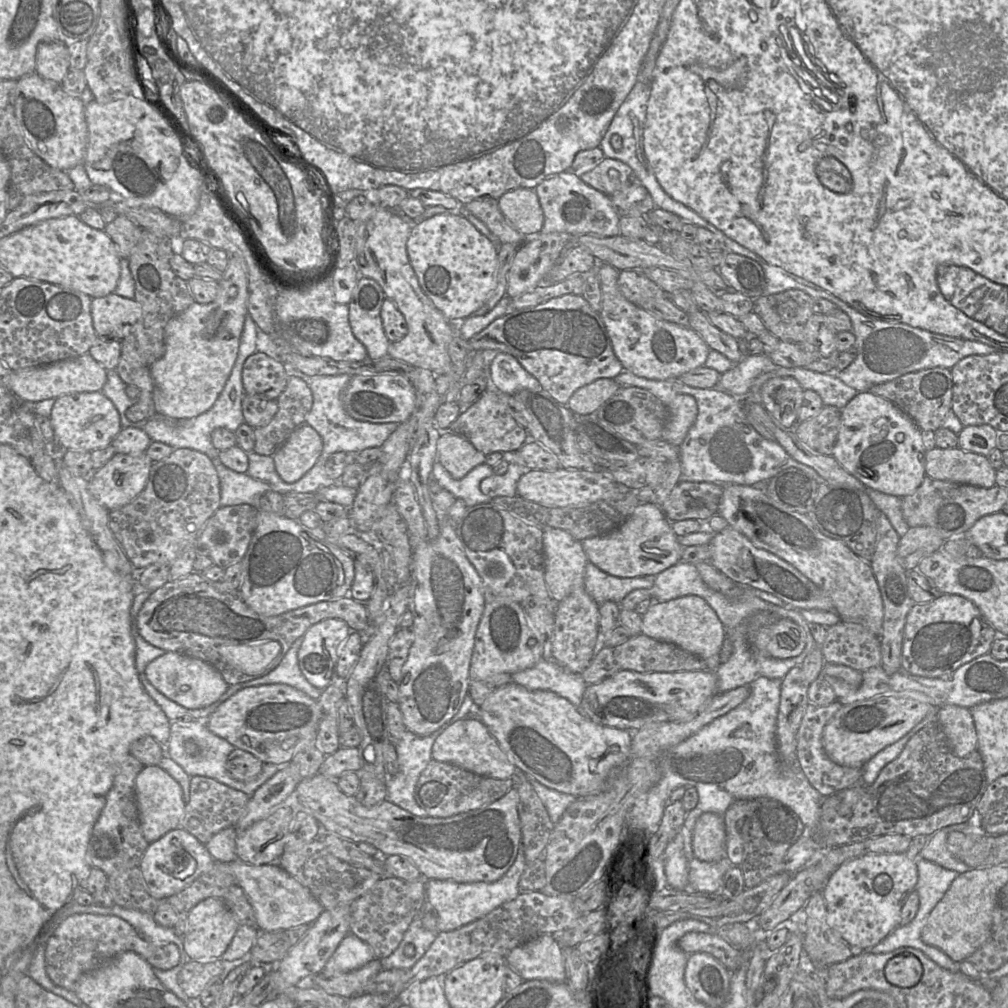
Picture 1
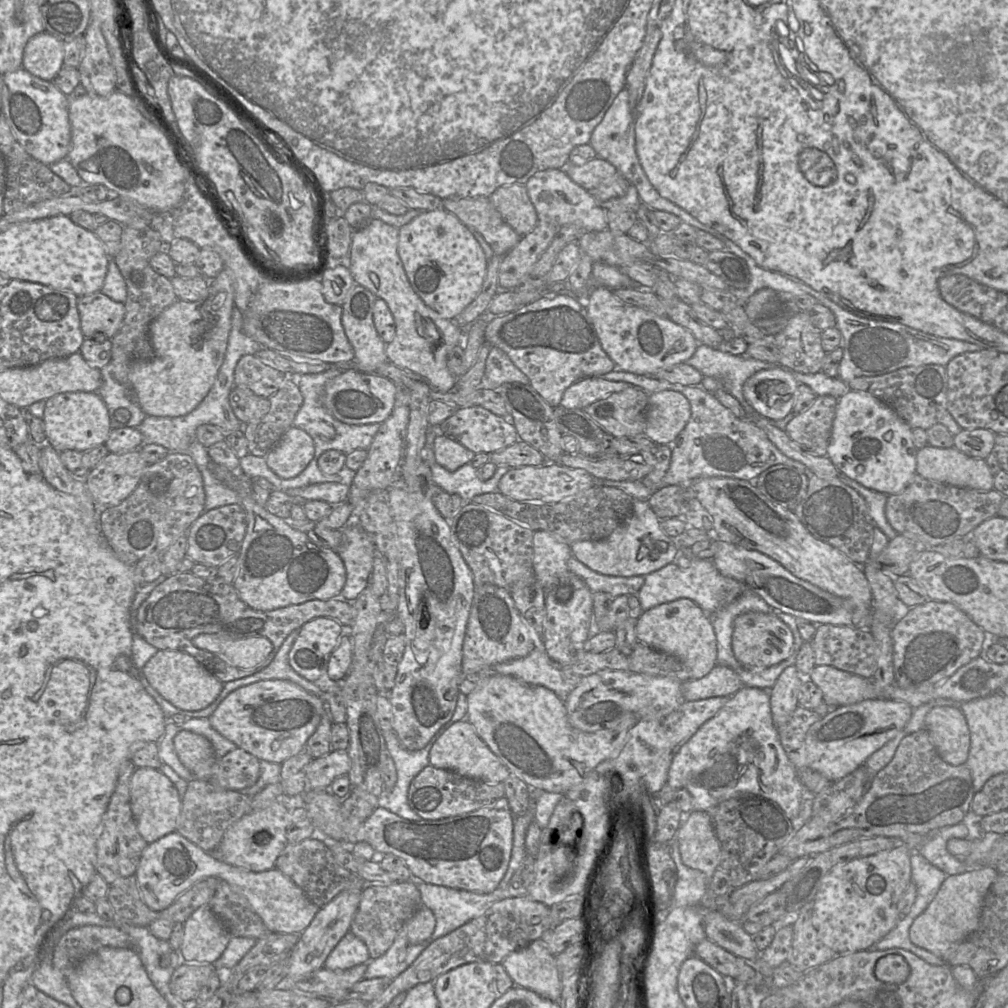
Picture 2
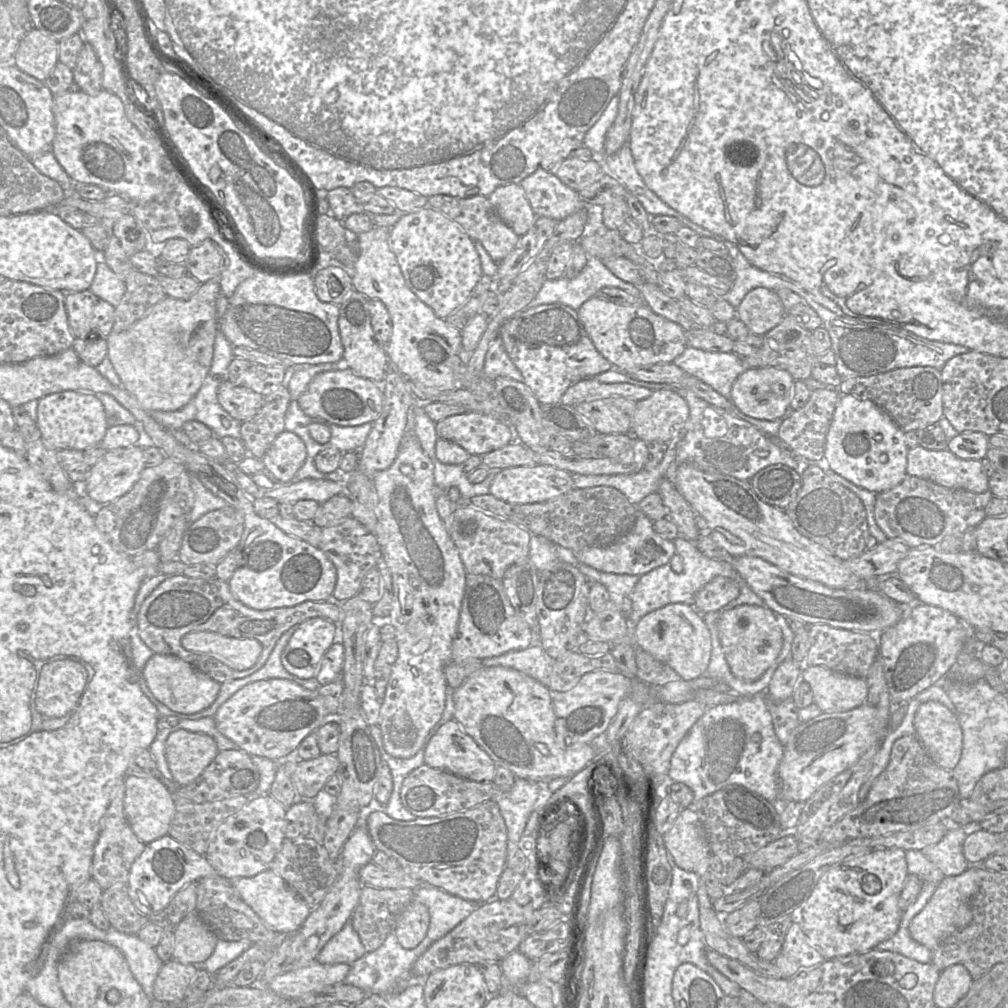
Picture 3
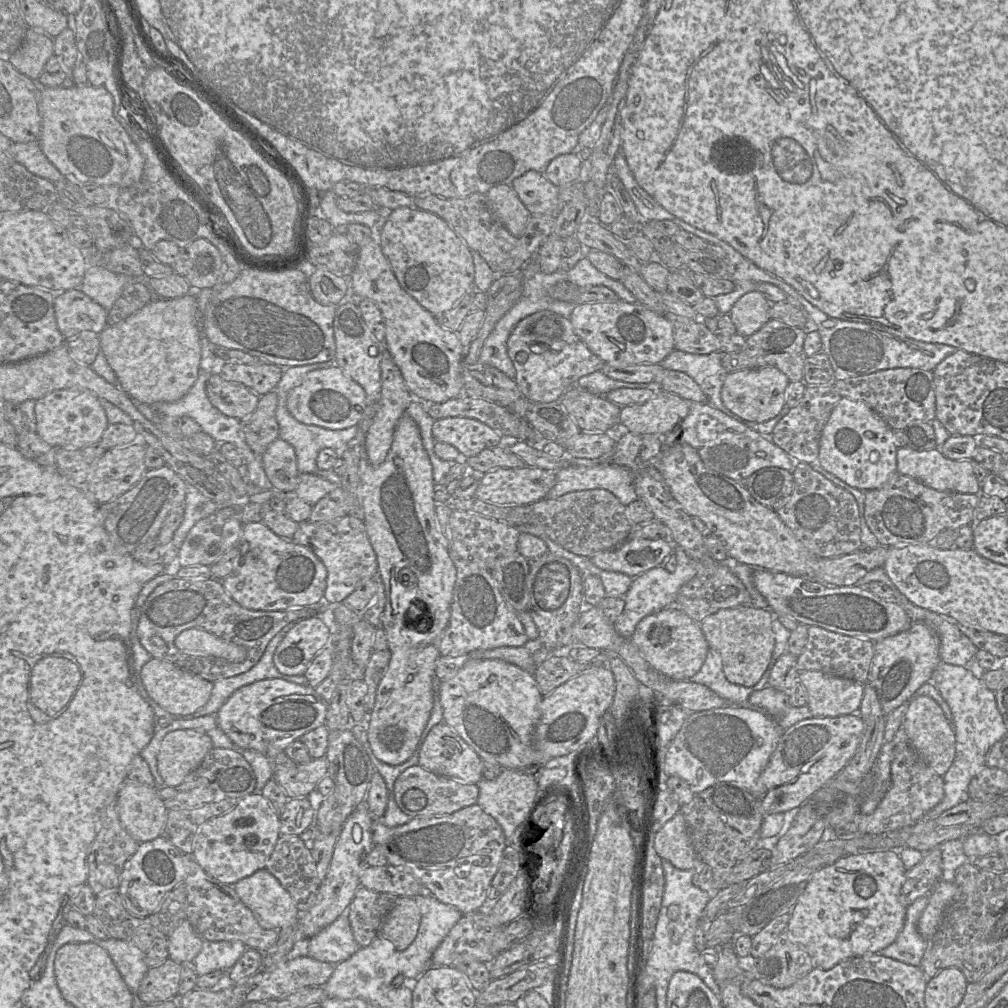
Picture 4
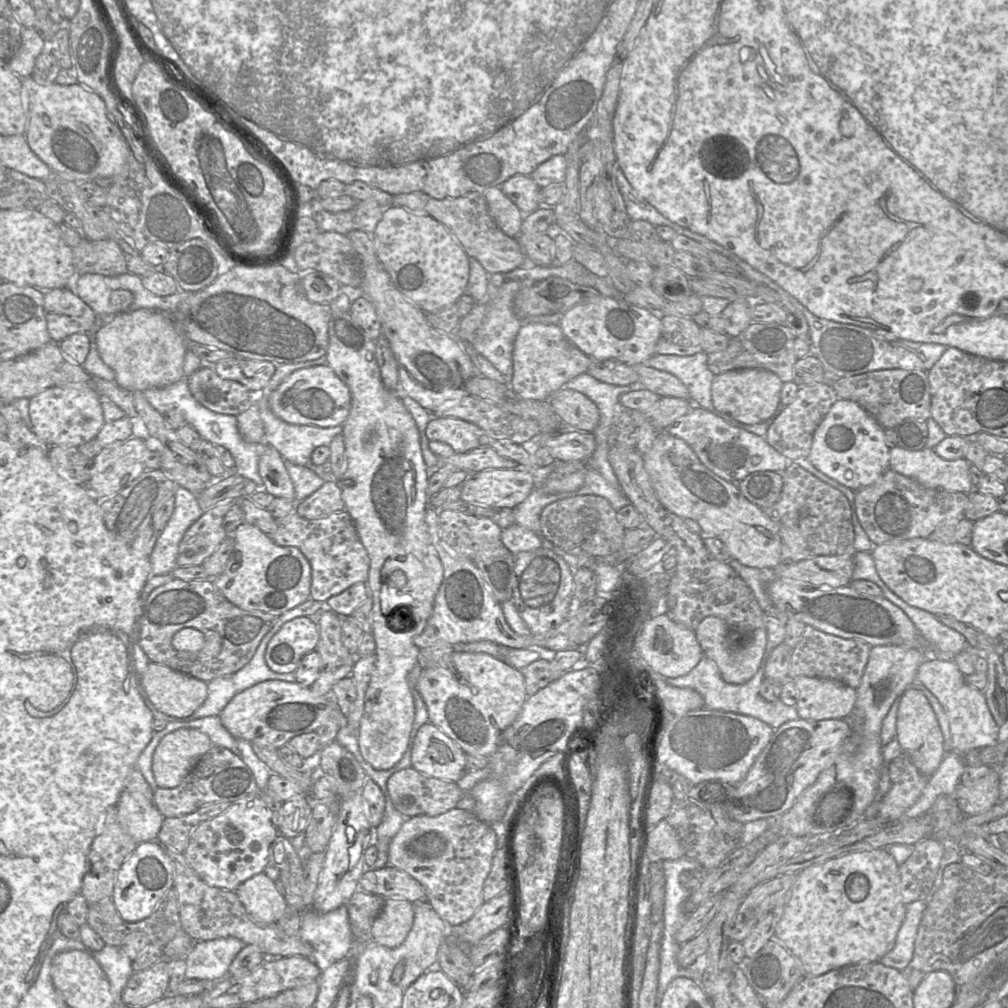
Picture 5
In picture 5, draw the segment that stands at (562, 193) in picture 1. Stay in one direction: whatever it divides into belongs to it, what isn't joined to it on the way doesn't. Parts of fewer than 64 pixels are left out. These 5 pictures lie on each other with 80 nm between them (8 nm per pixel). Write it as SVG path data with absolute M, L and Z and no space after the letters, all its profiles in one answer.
M529 175L510 177L500 188L523 214L530 214L540 207L540 187Z

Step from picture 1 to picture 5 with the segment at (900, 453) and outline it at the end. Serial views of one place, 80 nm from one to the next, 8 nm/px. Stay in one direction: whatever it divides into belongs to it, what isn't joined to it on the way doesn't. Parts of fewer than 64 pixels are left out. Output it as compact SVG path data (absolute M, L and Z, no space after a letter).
M838 399L815 430L808 460L822 473L856 491L876 482L890 469L885 429L862 406Z

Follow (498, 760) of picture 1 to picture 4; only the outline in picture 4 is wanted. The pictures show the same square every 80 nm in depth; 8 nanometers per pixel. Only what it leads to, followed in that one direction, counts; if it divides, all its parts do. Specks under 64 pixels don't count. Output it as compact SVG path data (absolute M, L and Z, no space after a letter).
M444 721L434 725L423 740L418 765L439 776L451 778L463 784L478 784L483 779L483 760Z

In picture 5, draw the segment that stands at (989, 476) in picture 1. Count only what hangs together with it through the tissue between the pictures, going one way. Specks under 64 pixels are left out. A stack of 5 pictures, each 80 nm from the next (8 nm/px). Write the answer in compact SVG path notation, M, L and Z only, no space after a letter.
M891 447L889 467L930 489L966 494L974 490L969 475L971 464L964 458L945 460L932 448L909 451Z

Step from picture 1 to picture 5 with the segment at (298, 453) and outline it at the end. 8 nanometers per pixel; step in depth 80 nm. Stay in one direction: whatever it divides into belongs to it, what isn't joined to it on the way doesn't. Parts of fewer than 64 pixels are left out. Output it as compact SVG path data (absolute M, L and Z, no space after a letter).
M268 445L259 461L259 473L265 491L275 498L295 500L295 487L286 467L286 460L277 449Z

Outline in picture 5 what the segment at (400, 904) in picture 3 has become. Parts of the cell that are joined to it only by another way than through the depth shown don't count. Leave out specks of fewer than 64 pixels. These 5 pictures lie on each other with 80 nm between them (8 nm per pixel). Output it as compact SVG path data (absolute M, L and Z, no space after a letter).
M358 888L346 904L355 943L365 945L372 940L371 927L380 913L385 898Z

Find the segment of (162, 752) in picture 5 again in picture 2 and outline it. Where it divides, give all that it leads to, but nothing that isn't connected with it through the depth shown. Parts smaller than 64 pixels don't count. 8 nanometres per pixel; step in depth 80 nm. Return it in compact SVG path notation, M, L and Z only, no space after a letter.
M180 731L174 737L174 748L181 763L195 778L209 779L216 757L206 737L190 731Z

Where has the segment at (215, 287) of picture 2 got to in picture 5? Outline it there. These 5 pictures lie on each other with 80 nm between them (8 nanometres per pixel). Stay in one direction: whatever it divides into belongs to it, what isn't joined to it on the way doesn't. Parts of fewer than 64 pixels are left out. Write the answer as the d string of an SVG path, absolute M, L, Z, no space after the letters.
M145 308L136 309L134 311L127 311L124 313L119 313L115 316L110 316L110 321L96 332L95 339L97 344L97 350L99 352L101 359L104 361L104 363L108 365L110 368L112 368L113 371L115 372L116 377L114 382L116 382L117 385L129 391L139 390L143 392L144 390L149 388L159 388L159 387L171 385L184 377L184 359L185 359L186 353L188 352L188 349L187 349L188 342L186 341L183 335L181 326L178 328L173 324L170 318L171 313L178 315L176 312L164 313L161 311L150 310Z

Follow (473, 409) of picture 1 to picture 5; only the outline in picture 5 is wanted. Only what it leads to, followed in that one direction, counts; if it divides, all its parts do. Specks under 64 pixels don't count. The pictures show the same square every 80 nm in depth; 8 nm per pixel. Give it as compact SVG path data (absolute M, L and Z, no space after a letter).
M432 417L425 429L428 440L448 444L455 453L465 453L482 445L489 444L489 438L483 430L471 422L454 417Z

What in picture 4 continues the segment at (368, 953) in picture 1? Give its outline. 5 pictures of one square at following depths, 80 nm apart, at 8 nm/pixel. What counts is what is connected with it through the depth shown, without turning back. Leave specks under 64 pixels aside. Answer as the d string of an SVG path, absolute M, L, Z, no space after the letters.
M347 909L338 918L308 941L308 954L320 962L338 964L359 950L355 941Z

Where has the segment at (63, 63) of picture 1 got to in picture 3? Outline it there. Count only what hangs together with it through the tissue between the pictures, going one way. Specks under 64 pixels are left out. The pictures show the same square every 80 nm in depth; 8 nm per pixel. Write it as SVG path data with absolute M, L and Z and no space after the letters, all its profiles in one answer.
M37 29L22 39L12 60L22 72L44 82L59 62L58 42Z

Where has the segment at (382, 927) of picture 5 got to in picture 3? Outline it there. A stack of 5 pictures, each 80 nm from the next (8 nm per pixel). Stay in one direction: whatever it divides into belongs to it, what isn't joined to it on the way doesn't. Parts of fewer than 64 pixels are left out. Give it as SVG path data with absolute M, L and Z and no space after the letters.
M411 902L399 915L393 934L405 949L413 949L425 938L430 922L428 908Z

